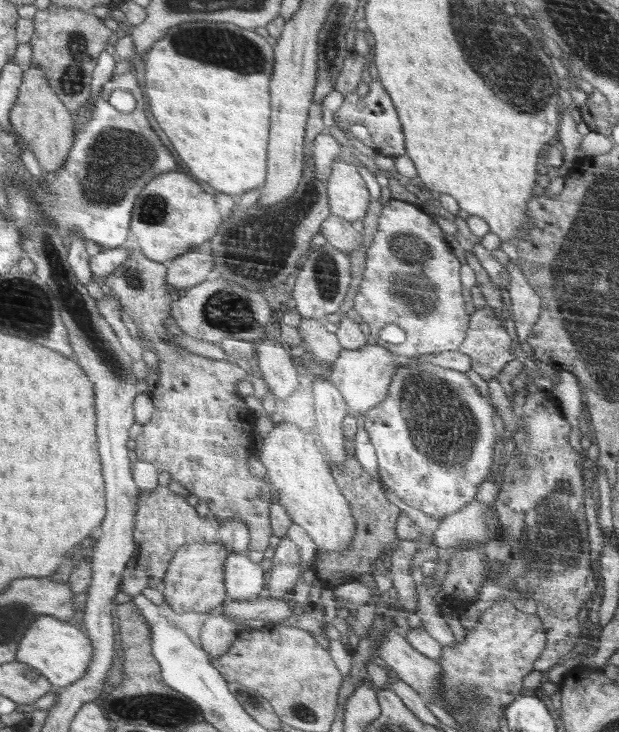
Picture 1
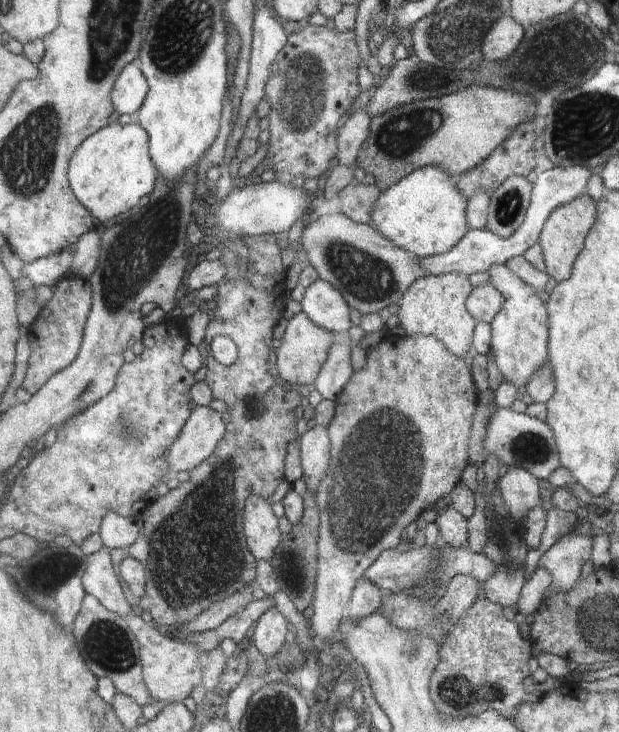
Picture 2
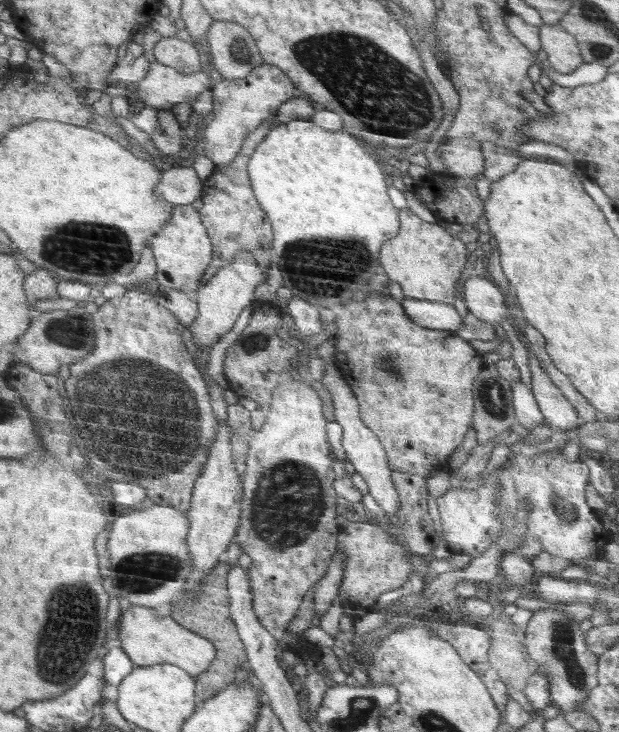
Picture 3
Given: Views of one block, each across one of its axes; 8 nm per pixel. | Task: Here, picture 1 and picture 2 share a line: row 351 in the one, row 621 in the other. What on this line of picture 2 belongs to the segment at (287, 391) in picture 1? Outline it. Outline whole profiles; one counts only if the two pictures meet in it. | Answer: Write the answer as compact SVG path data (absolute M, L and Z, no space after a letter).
M275 606L262 614L257 622L252 640L260 655L272 659L291 638L288 622Z

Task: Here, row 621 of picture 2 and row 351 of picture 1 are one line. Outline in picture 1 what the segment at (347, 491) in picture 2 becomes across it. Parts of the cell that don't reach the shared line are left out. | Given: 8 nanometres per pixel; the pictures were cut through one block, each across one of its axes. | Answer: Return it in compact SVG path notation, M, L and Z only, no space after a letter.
M302 319L302 324L298 327L299 334L309 352L318 360L333 363L340 357L343 349L337 336L329 332L323 324L321 320Z

